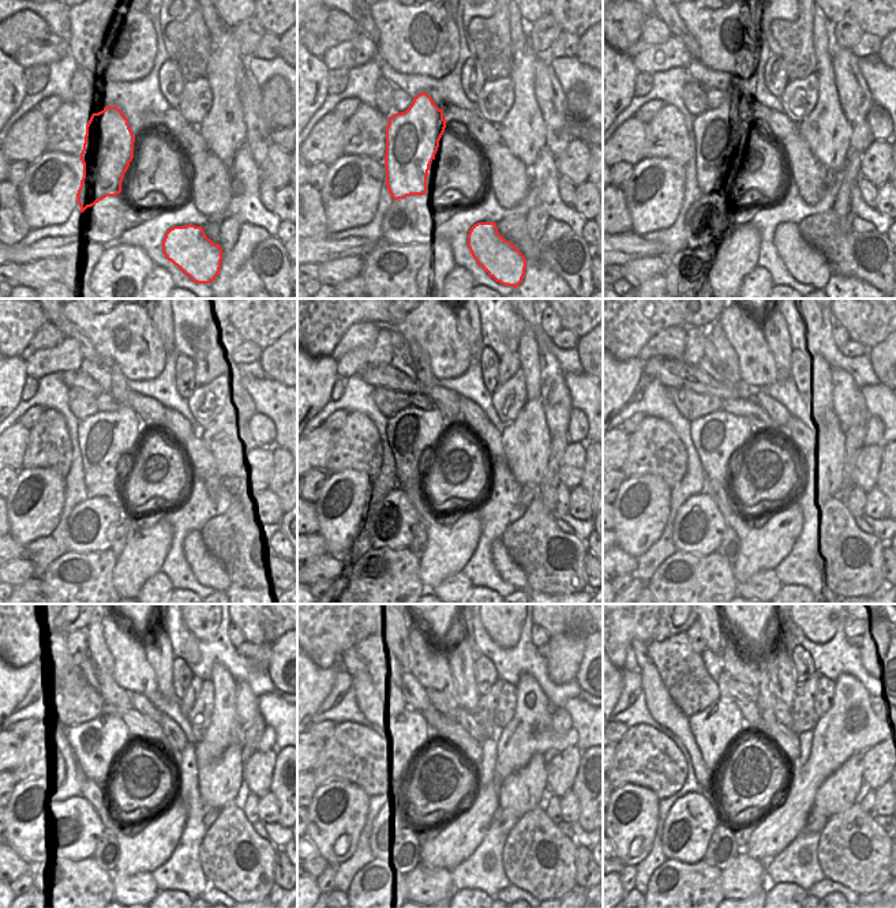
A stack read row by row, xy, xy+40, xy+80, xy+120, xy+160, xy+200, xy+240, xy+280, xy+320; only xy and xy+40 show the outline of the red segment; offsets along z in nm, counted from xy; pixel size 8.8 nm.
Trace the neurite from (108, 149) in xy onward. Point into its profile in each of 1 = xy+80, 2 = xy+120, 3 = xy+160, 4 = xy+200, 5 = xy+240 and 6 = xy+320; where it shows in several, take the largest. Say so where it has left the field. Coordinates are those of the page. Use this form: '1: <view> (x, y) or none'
1: xy+80 (719, 134)
2: xy+120 (105, 438)
3: xy+160 (413, 434)
4: xy+200 (715, 436)
5: xy+240 (101, 739)
6: xy+320 (715, 728)

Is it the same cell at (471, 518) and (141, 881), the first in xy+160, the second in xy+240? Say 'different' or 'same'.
different

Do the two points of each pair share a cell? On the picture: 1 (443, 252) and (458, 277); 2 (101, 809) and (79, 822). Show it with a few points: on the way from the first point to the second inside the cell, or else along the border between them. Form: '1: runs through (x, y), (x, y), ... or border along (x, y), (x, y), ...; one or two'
1: border along (456, 266), (443, 284); two
2: border along (81, 795), (89, 802), (107, 828); two

